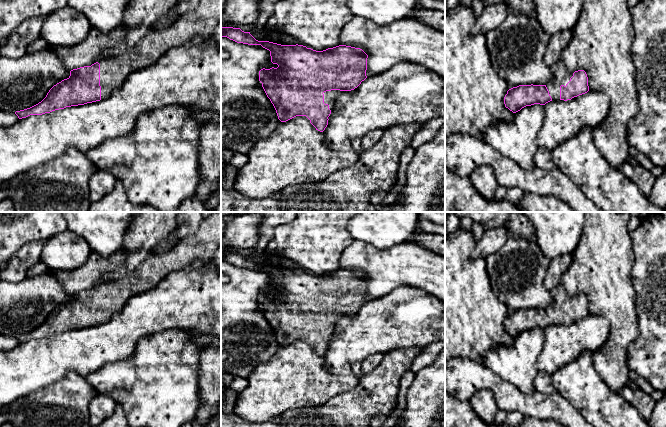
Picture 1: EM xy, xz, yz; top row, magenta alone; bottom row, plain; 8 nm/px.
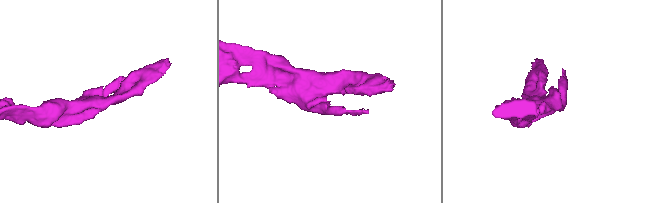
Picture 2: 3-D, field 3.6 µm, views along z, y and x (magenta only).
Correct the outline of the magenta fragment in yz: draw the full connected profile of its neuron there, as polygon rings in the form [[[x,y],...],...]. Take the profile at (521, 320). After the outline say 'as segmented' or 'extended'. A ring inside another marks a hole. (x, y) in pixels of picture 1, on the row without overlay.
[[[562,284],[550,290],[551,302],[546,309],[519,309],[507,315],[505,331],[513,337],[534,328],[545,329],[552,324],[571,324],[589,315],[584,294],[569,295]]] | extended

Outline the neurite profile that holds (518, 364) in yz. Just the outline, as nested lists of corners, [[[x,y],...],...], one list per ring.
[[[543,329],[526,330],[514,337],[512,346],[500,346],[488,352],[484,366],[501,379],[512,383],[521,393],[531,395],[536,391],[538,358],[544,343]]]

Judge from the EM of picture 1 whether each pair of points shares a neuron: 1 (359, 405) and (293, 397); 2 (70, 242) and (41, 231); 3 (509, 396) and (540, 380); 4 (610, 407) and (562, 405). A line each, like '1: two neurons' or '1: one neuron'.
1: two neurons
2: two neurons
3: two neurons
4: two neurons

